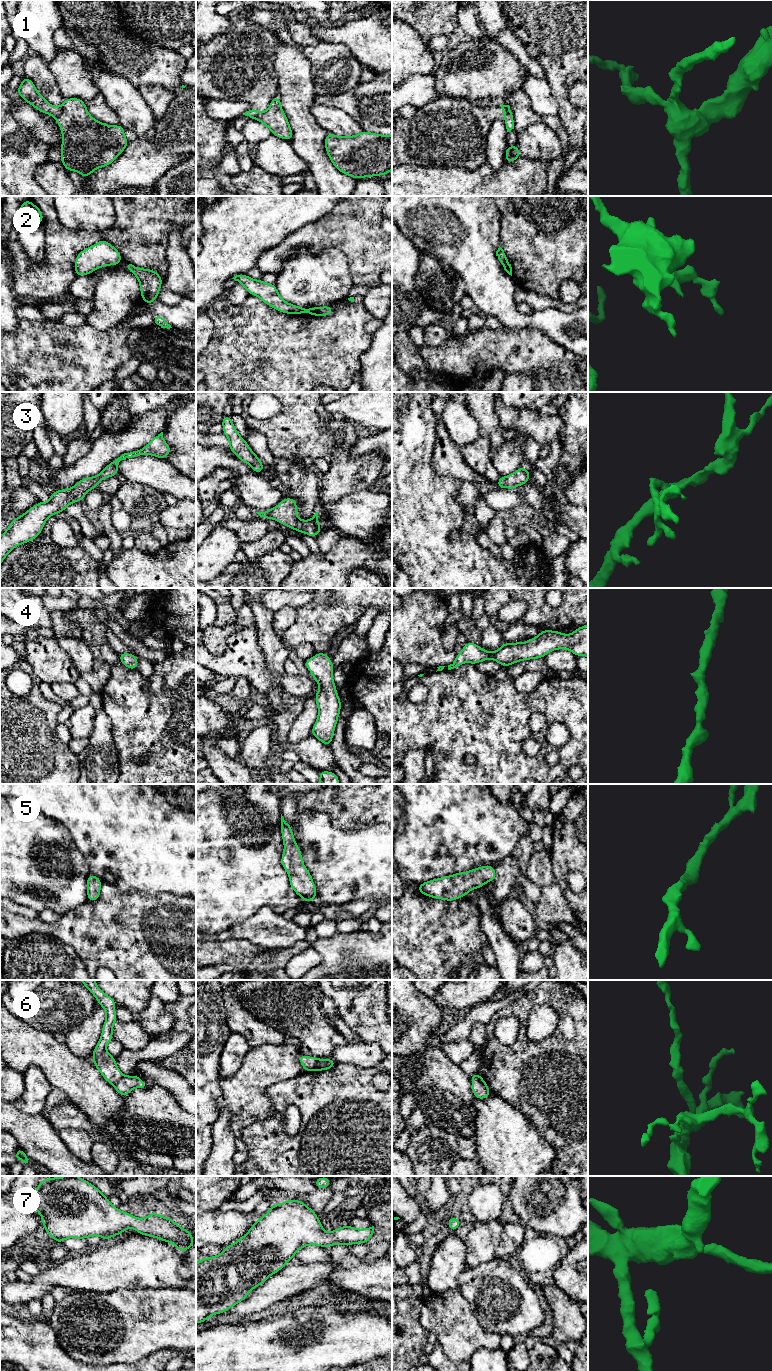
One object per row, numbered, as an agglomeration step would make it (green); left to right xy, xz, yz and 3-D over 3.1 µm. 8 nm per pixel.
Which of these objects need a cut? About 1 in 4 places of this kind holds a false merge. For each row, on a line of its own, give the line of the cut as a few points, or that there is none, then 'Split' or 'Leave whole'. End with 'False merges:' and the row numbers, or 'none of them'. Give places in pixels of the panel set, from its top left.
1: Split along xy (60, 107), (60, 115), (56, 118). Split
2: Split along yz (508, 262), (503, 265). Split
3: No split. Leave whole
4: No split. Leave whole
5: No split. Leave whole
6: Split along xz (319, 1059), (312, 1070). Split
7: No split. Leave whole
False merges: 1, 2, 6

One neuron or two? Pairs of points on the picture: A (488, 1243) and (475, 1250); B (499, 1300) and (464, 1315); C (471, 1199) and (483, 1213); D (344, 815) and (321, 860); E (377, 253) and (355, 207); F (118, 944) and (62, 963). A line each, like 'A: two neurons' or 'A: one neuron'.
A: one neuron
B: two neurons
C: one neuron
D: two neurons
E: one neuron
F: two neurons

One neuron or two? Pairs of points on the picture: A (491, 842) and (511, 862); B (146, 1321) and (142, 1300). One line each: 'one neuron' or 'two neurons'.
A: two neurons
B: one neuron

